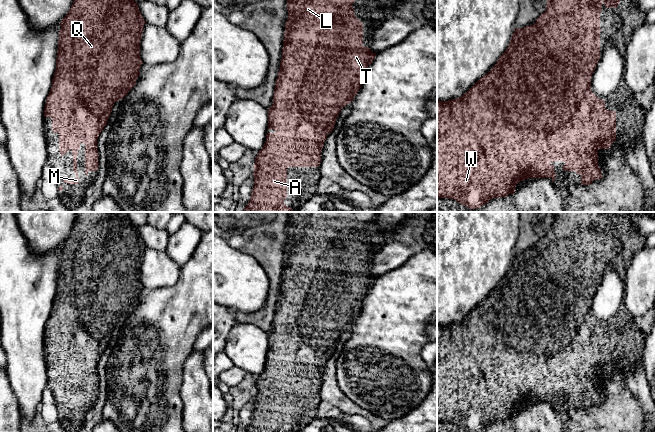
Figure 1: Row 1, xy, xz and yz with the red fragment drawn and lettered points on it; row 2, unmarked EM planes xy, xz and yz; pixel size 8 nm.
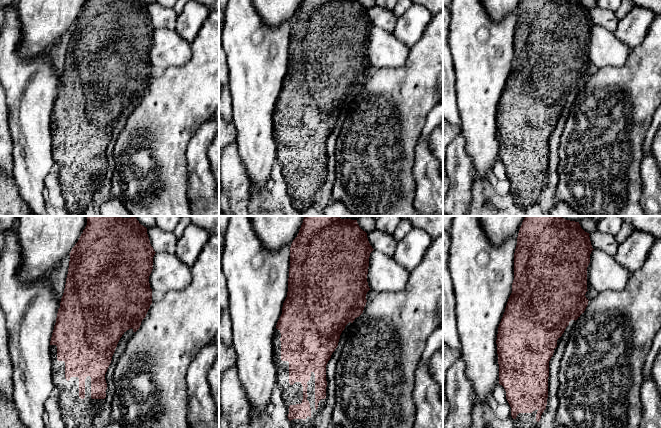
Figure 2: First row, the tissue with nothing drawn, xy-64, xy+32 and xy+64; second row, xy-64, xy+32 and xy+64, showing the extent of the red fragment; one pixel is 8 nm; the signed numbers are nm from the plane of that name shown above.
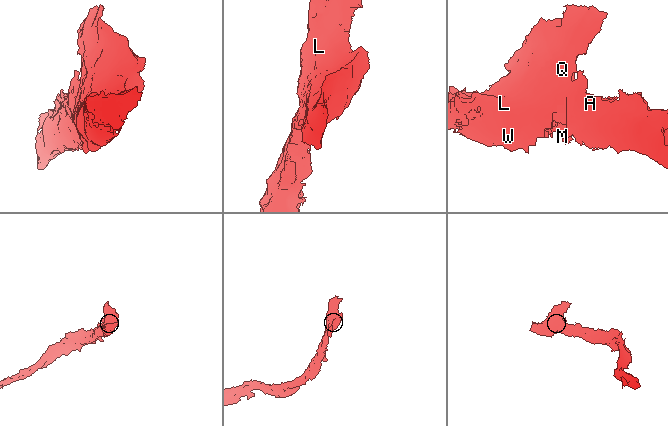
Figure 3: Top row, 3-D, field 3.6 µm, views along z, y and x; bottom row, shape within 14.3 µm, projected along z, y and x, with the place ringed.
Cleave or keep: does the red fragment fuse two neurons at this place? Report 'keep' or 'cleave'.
keep

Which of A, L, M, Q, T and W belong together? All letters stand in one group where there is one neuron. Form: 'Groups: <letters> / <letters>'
Groups: A L M Q T W

